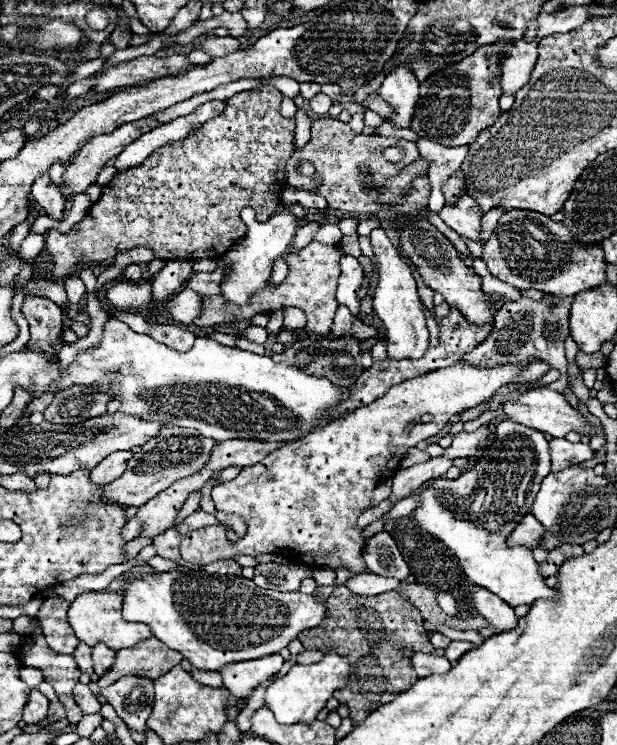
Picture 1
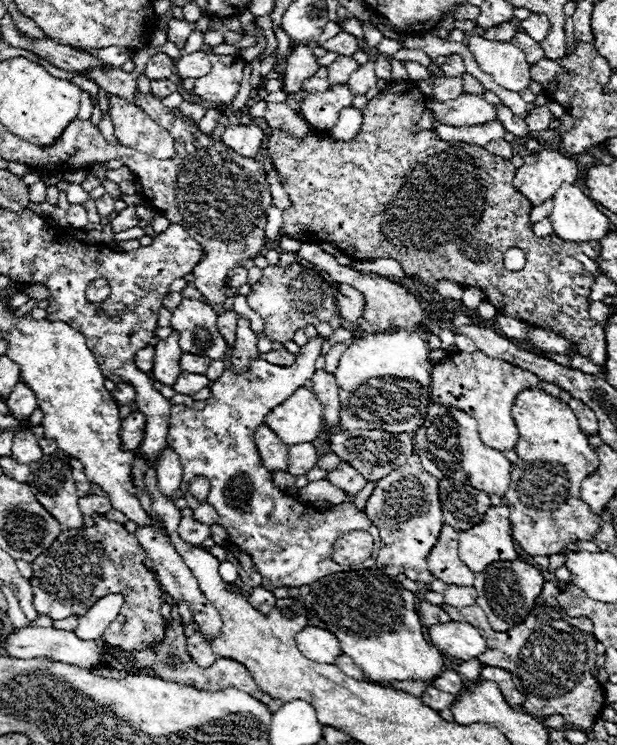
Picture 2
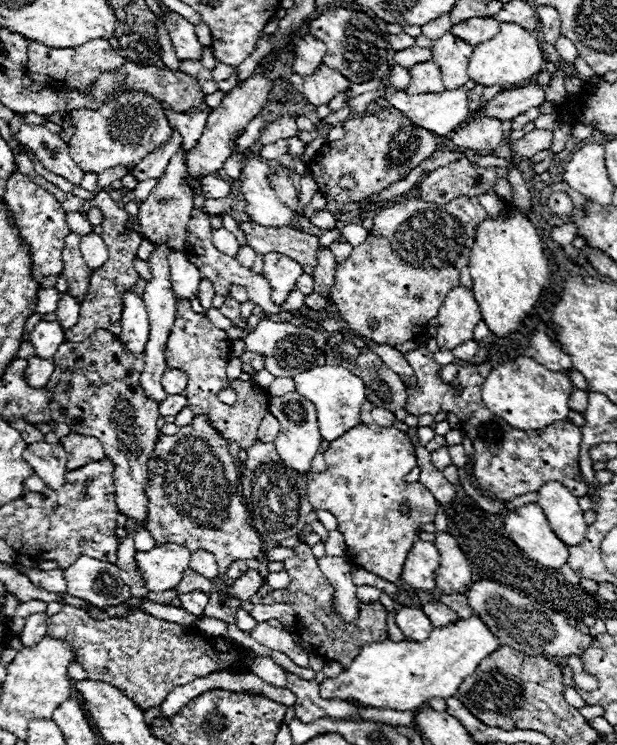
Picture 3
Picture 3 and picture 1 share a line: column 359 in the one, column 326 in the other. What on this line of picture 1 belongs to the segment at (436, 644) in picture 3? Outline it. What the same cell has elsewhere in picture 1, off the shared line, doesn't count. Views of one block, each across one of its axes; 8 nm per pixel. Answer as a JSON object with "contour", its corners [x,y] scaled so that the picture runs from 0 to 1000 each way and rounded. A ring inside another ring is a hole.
{"contour":[[[541,875],[525,878],[519,889],[489,894],[480,891],[470,897],[470,902],[451,913],[444,913],[428,932],[428,948],[438,950],[454,972],[486,972],[486,969],[506,969],[512,966],[512,958],[528,948],[528,942],[538,937],[541,926],[554,923],[561,910],[567,905],[567,889]]]}

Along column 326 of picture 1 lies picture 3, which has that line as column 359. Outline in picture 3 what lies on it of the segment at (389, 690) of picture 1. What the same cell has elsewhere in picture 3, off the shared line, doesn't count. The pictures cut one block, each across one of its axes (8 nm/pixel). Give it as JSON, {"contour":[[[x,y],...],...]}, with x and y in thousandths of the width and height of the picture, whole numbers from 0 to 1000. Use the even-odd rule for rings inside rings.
{"contour":[[[486,730],[476,741],[473,749],[459,753],[460,765],[470,770],[473,776],[473,784],[460,792],[441,792],[438,797],[431,797],[425,803],[425,811],[444,811],[444,808],[460,808],[467,813],[476,816],[476,821],[483,824],[483,832],[486,838],[493,840],[493,846],[483,846],[483,854],[496,862],[502,862],[515,875],[515,881],[522,883],[532,883],[532,886],[545,886],[548,891],[554,891],[558,897],[567,894],[567,889],[580,881],[583,870],[590,864],[600,864],[600,862],[622,862],[629,859],[629,843],[626,843],[626,816],[616,811],[616,808],[603,808],[603,821],[590,821],[593,819],[593,811],[583,816],[583,827],[577,835],[567,835],[567,838],[558,838],[554,832],[545,830],[541,824],[541,816],[538,816],[538,808],[541,808],[541,789],[535,787],[535,781],[528,779],[528,773],[519,768],[515,762],[515,754],[512,749],[506,746],[506,738],[502,733],[496,730]]]}

